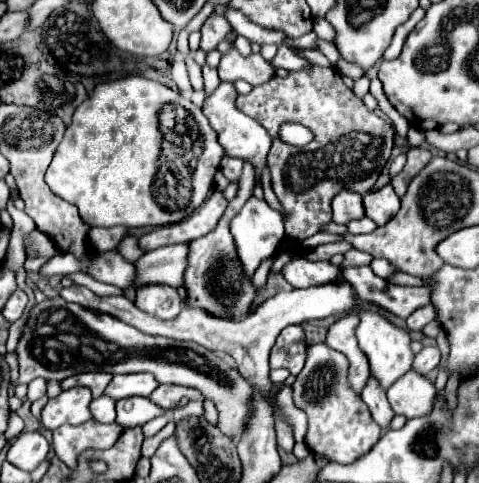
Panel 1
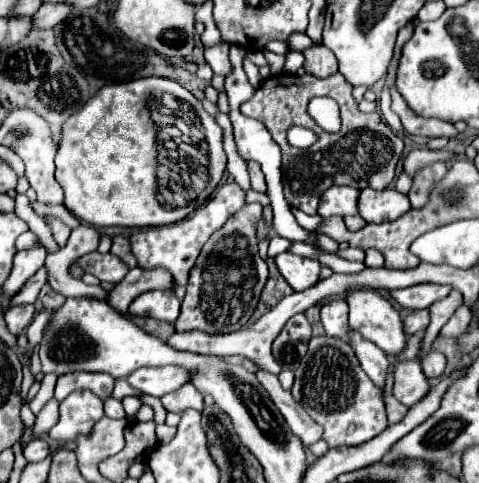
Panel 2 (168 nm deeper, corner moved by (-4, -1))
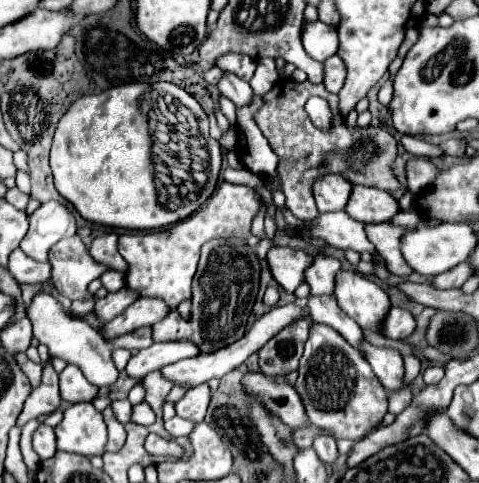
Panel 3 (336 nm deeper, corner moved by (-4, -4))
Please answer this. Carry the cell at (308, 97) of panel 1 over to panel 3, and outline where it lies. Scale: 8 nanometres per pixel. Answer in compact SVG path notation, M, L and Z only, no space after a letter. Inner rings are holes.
M291 78L279 80L263 96L263 106L255 114L255 122L261 128L261 132L265 134L265 138L269 140L271 148L279 156L277 172L281 178L283 194L287 198L285 206L301 220L317 218L317 208L315 208L315 200L313 200L313 182L325 174L341 174L351 184L371 186L371 188L387 190L387 192L393 192L399 188L399 182L391 168L397 158L395 138L385 128L347 126L345 118L339 112L339 96L327 92L323 84L313 84L309 80L299 84ZM315 94L321 94L331 106L333 130L329 134L315 128L303 110L305 102ZM349 158L355 158L357 162L375 160L379 164L351 164L351 168L349 168Z

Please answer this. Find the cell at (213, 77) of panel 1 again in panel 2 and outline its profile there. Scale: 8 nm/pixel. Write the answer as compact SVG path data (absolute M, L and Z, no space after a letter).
M219 113L217 115L217 123L221 125L223 129L223 143L225 143L225 153L227 153L227 173L231 173L235 177L235 181L245 189L249 191L251 189L249 171L247 171L247 163L245 159L237 153L237 147L235 147L235 141L233 141L233 127L231 127L231 121L225 113Z

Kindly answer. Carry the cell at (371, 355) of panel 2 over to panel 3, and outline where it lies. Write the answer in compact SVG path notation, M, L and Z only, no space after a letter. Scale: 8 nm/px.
M309 298L309 310L311 310L311 320L319 324L327 324L333 330L337 330L353 348L361 352L361 342L363 342L363 330L353 322L335 302L335 298Z

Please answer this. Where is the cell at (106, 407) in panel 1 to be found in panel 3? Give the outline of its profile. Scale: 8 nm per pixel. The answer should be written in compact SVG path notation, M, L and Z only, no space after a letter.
M115 400L115 402L111 402L111 408L113 408L115 418L121 424L129 422L129 418L131 418L131 404L129 404L129 400Z

